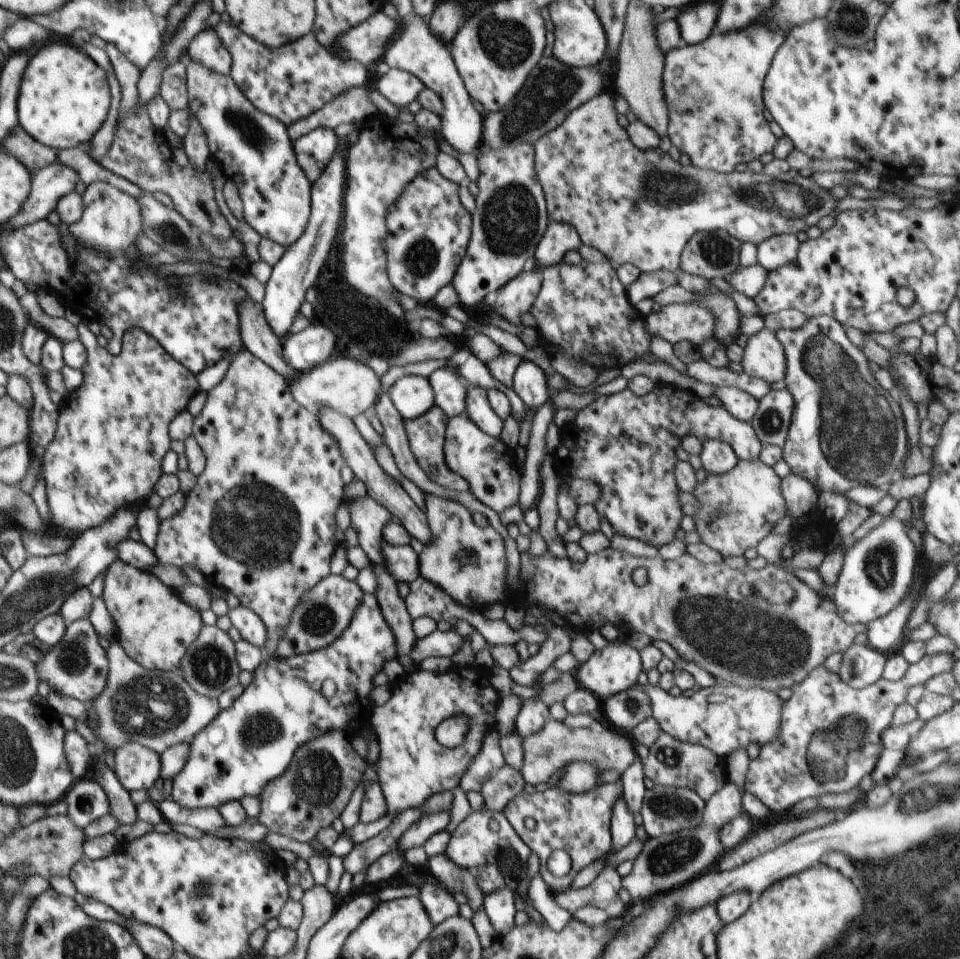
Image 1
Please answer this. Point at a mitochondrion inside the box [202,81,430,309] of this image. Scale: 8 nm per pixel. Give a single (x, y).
(251, 132)

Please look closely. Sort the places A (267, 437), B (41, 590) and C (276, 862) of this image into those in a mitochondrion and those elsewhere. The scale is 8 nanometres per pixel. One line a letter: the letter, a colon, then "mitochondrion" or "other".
A: other
B: mitochondrion
C: other

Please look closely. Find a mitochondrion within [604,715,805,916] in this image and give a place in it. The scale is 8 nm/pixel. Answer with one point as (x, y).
(666, 860)

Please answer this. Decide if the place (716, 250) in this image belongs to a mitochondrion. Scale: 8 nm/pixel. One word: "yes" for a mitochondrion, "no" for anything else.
yes

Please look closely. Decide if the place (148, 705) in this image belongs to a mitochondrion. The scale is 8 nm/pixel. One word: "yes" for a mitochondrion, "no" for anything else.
yes

